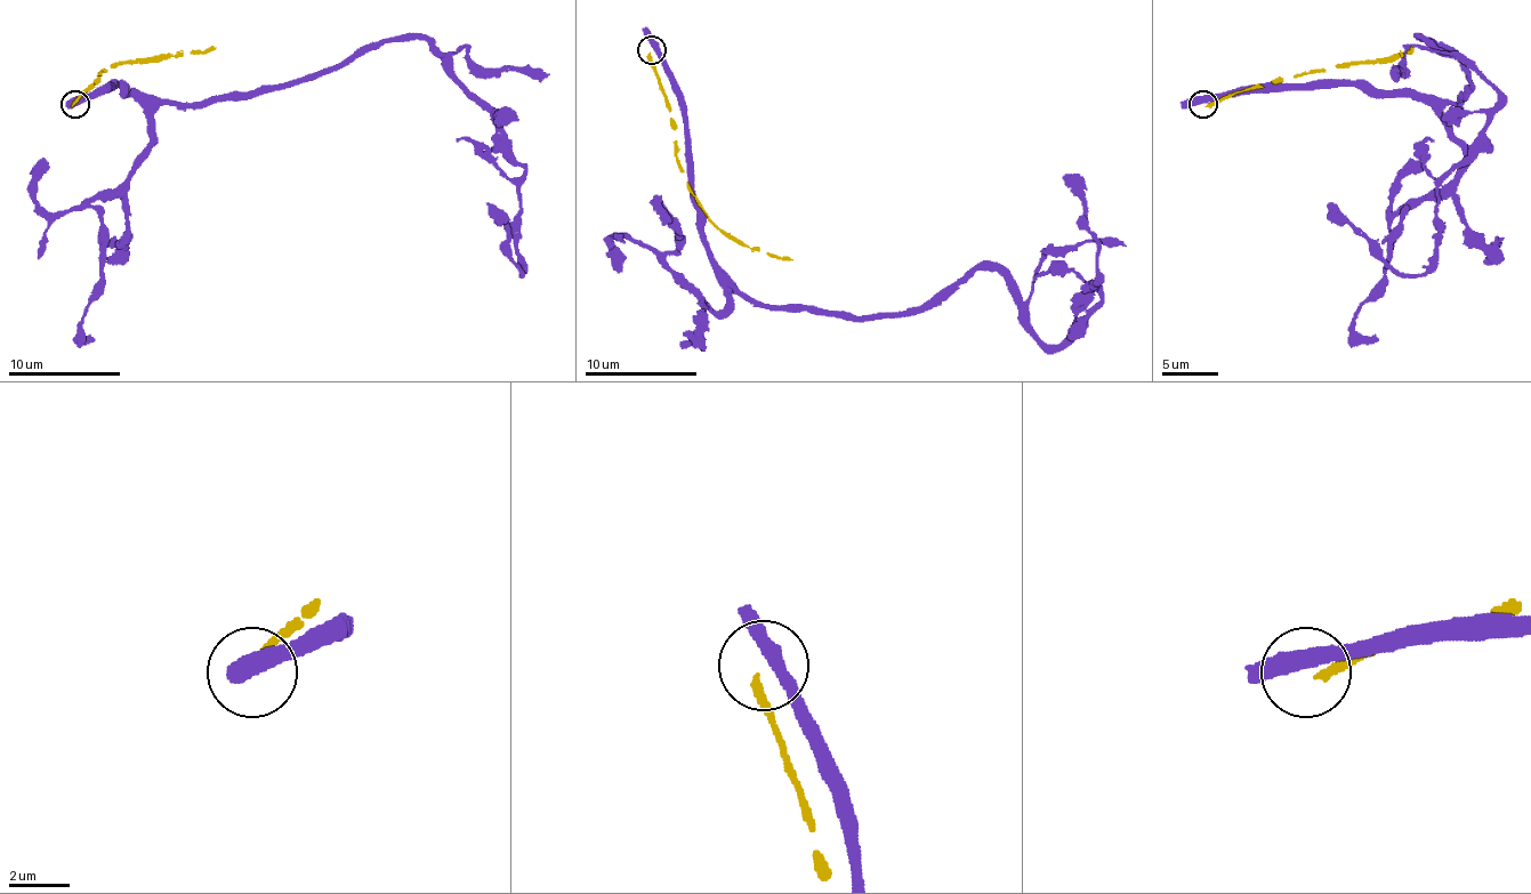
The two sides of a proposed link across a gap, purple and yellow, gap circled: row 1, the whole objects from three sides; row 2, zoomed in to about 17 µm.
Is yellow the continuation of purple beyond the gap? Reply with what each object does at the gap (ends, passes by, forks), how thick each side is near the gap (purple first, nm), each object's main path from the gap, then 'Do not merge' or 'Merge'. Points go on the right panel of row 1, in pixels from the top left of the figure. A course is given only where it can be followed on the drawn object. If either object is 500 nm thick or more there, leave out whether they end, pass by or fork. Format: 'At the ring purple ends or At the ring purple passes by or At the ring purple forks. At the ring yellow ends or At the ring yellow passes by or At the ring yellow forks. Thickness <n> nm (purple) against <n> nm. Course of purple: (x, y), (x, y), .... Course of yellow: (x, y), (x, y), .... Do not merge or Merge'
At the ring purple passes by. At the ring yellow ends. Thickness 480 nm (purple) against 240 nm. Course of purple: (1200, 103), (1271, 86), (1458, 103), (1469, 72), (1421, 39), (1497, 91), (1439, 186), (1421, 273), (1327, 203). Course of yellow: (1206, 105), (1215, 105), (1237, 91), (1276, 83), (1282, 78), (1402, 55), (1413, 47). Do not merge

